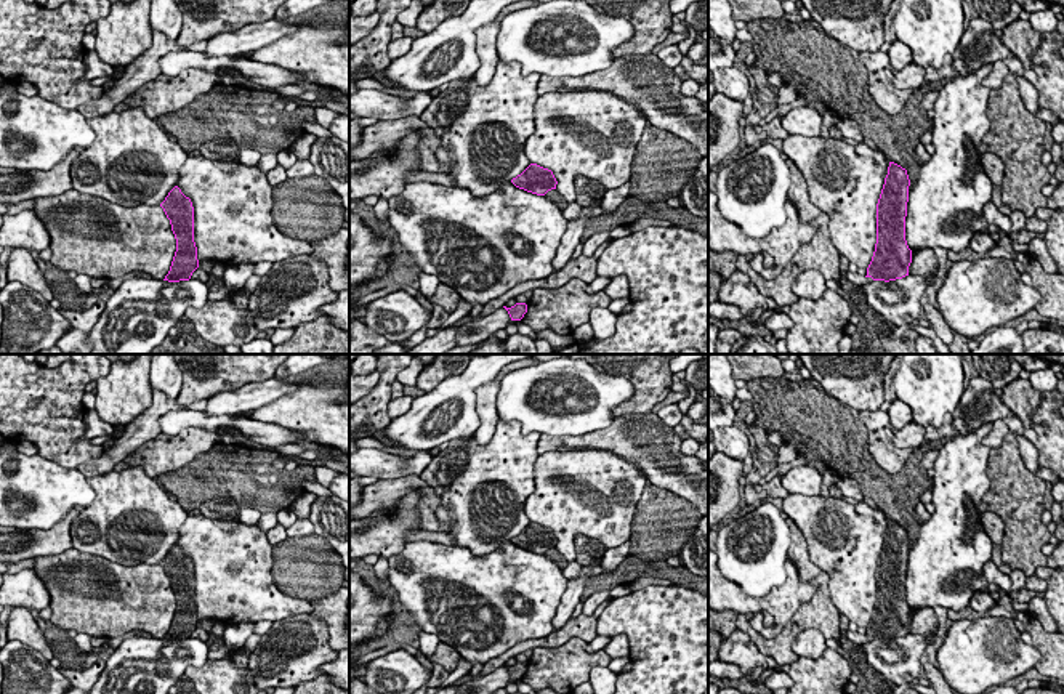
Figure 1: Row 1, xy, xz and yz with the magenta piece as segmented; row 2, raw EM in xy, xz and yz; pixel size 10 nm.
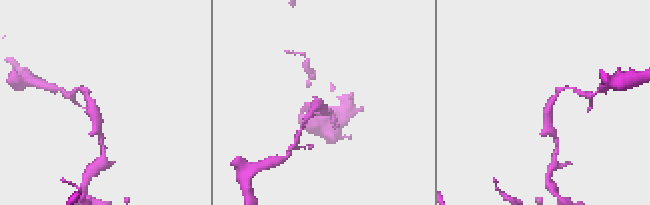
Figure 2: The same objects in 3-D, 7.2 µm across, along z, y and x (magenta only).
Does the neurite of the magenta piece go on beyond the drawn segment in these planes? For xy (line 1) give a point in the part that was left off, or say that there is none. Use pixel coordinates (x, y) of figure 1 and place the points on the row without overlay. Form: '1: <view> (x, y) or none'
1: none

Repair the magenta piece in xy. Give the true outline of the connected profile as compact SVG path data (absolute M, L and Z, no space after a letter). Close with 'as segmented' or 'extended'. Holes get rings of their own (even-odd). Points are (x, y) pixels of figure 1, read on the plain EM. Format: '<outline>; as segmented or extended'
M175 545L160 563L176 598L176 611L168 633L163 640L189 640L199 627L197 606L194 601L194 566L178 545Z; as segmented

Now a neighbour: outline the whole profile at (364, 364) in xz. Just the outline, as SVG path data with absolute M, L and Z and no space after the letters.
M359 354L351 362L351 375L369 375L377 370L377 356L375 354Z

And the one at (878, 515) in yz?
M864 500L862 502L857 502L857 503L854 503L854 506L856 506L856 511L859 513L859 514L867 514L867 516L872 516L877 523L880 523L880 524L883 524L883 526L886 526L886 524L889 524L889 518L885 514L885 511L881 510L881 508L872 508L872 506L869 506Z

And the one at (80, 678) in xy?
M98 659L87 670L67 670L67 668L62 668L61 665L58 668L62 675L69 678L74 688L90 691L91 686L98 681L101 672L106 668L106 660Z

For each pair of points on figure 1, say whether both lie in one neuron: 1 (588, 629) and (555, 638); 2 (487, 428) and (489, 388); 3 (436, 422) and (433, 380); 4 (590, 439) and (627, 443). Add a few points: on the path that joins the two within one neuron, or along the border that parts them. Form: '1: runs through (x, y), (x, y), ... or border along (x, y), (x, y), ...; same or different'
1: runs through (580, 629), (572, 629), (563, 635); same
2: runs through (487, 419), (487, 398); same
3: border along (463, 371), (447, 375), (425, 393); different
4: runs through (600, 439), (617, 439); same

